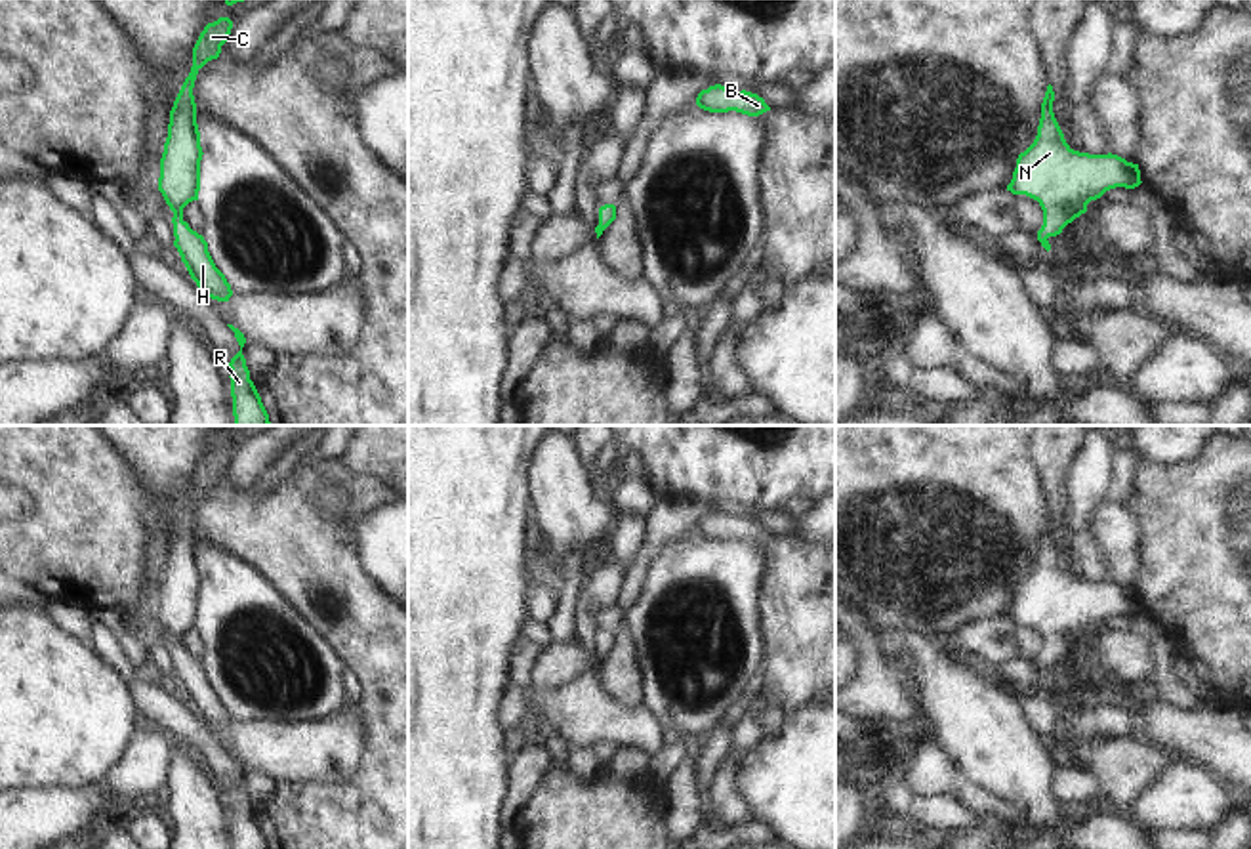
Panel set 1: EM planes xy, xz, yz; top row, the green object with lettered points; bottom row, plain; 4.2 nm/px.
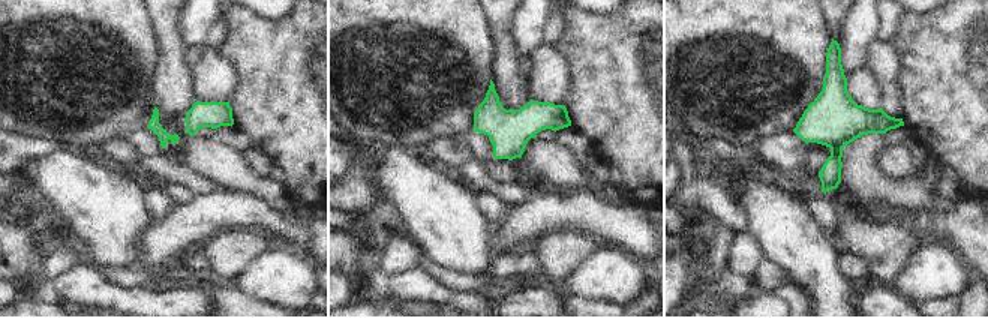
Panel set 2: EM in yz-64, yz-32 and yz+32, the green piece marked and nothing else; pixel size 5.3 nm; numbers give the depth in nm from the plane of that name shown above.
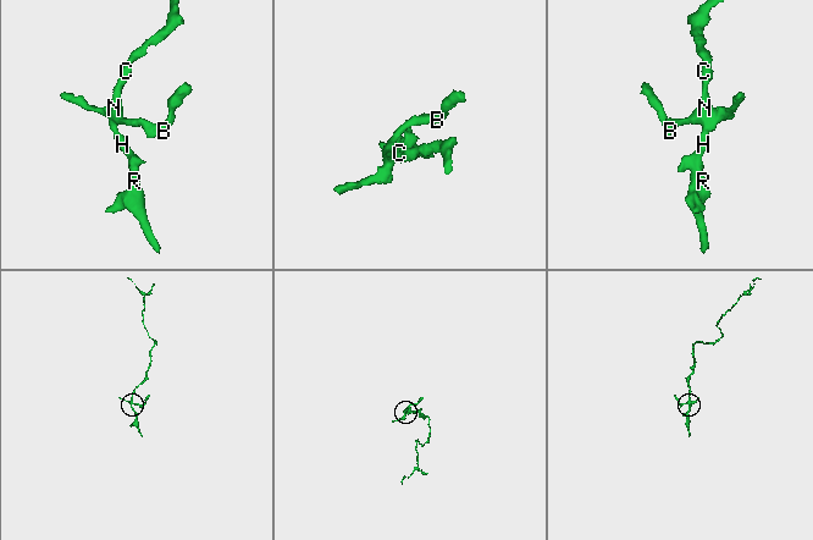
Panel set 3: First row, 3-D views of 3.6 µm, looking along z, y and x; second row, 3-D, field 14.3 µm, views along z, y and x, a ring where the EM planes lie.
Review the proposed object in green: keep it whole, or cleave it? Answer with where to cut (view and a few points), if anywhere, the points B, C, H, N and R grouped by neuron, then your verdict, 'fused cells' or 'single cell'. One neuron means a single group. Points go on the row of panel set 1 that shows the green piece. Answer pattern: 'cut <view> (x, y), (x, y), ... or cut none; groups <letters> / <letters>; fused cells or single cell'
cut none; groups B C H N R; single cell

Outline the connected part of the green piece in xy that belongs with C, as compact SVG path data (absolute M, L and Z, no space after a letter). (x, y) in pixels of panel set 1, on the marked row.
M229 17L208 23L193 48L193 67L185 78L174 107L170 111L168 137L160 158L158 191L174 212L174 246L185 263L191 279L204 294L217 301L229 301L233 296L225 275L215 267L208 242L193 231L183 219L183 208L198 200L200 191L200 132L196 124L196 103L193 95L198 71L212 59L217 59L221 46L233 29Z

